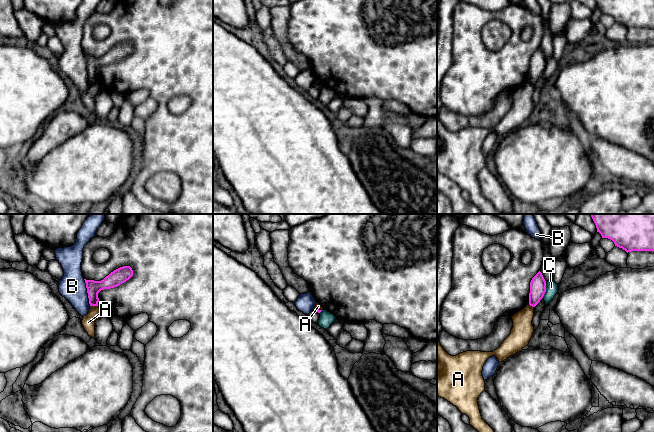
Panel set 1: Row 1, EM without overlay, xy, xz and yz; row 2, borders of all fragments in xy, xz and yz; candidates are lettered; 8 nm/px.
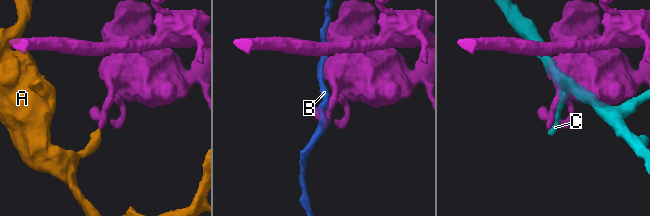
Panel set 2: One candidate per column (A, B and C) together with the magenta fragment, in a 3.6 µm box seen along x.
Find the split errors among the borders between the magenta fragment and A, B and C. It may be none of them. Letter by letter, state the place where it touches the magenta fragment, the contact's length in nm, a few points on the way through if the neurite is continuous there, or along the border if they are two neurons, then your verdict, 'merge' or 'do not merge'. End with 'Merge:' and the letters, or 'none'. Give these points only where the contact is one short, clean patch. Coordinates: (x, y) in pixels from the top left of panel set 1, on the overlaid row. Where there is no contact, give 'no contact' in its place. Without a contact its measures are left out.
A: meets magenta in xy at (94, 305); contact 60 nm long; border along xy (91, 305), (97, 306); do not merge
B: meets magenta in xy at (87, 292); contact 240 nm long; do not merge
C: meets magenta in yz at (545, 290); contact 120 nm long; do not merge
Merge: none

